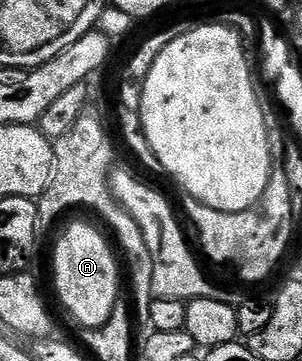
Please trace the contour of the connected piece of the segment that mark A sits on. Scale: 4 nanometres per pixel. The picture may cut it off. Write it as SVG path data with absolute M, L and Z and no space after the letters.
M72 223L64 231L64 236L56 243L56 252L52 255L52 271L56 274L56 291L64 302L64 307L81 323L81 328L95 329L110 317L114 305L121 298L120 271L116 268L116 259L112 256L113 244L103 239L88 223Z

